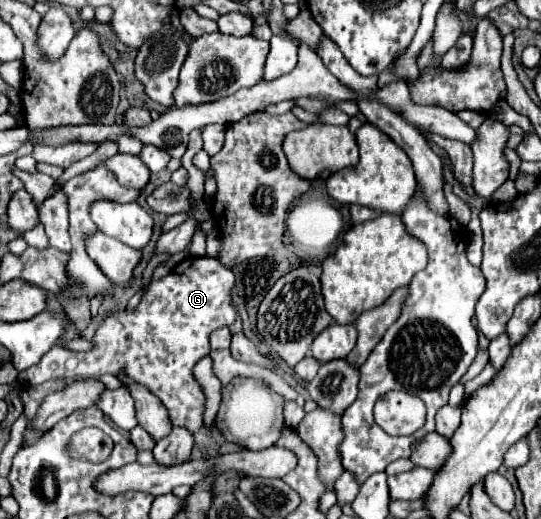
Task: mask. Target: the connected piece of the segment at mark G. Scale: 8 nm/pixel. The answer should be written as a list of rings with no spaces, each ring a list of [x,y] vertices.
[[[185,257],[179,265],[171,269],[167,277],[161,281],[151,281],[149,291],[141,297],[141,303],[135,307],[135,311],[119,311],[113,313],[105,319],[105,323],[97,329],[93,341],[95,349],[93,351],[83,351],[75,353],[61,343],[53,345],[45,357],[37,365],[31,365],[29,369],[23,369],[19,373],[19,381],[27,385],[39,385],[47,379],[53,377],[99,377],[99,375],[113,375],[113,373],[123,373],[129,379],[145,385],[155,393],[161,403],[169,411],[169,419],[173,421],[173,427],[187,427],[191,433],[195,433],[201,427],[201,413],[203,413],[203,401],[205,395],[197,387],[191,371],[195,363],[211,353],[209,347],[209,335],[219,329],[219,327],[229,327],[237,319],[237,311],[233,307],[231,299],[231,287],[235,283],[235,275],[229,267],[221,265],[217,259],[211,257]]]

